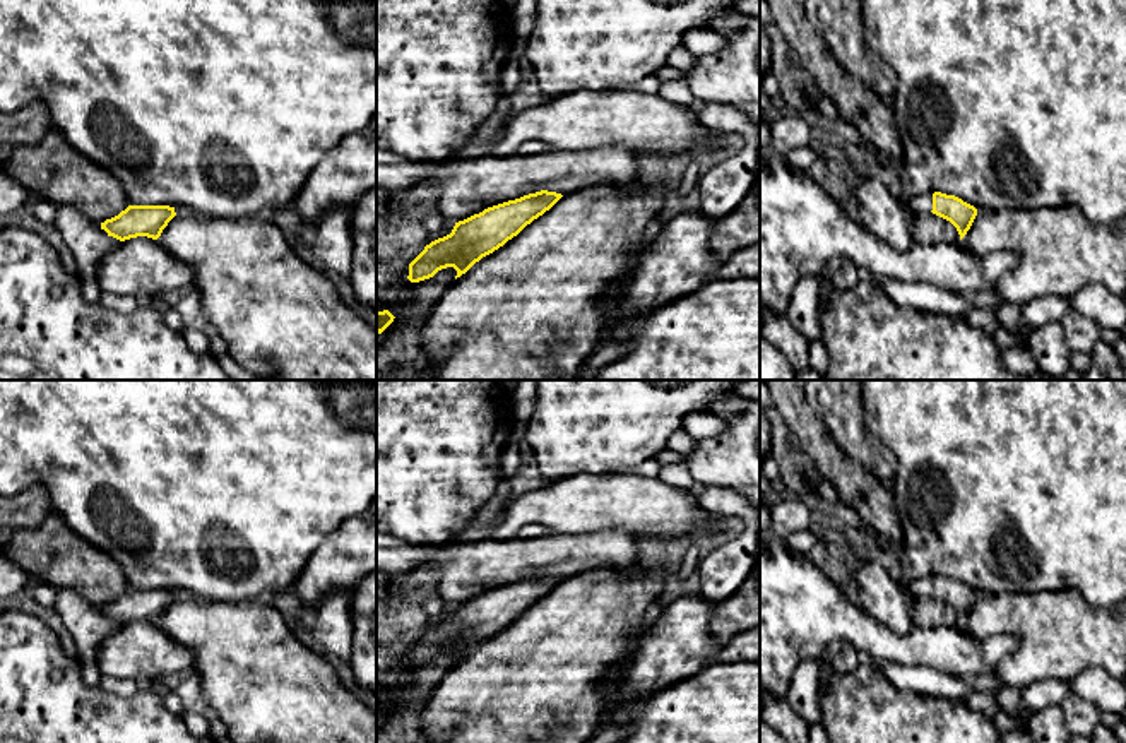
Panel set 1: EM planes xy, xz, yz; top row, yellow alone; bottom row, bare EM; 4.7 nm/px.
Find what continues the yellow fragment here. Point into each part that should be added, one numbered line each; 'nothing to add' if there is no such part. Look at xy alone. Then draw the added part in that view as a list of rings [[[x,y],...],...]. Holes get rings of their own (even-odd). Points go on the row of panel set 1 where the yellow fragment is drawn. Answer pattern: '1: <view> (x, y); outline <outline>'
nothing to add

